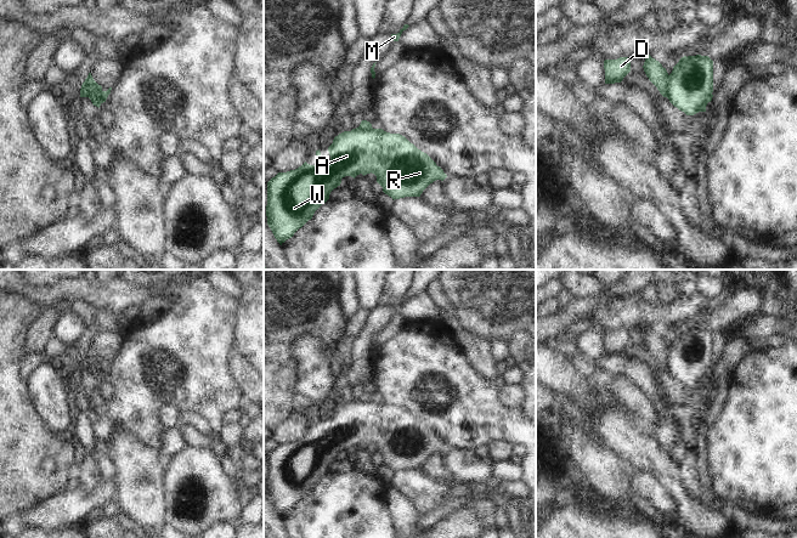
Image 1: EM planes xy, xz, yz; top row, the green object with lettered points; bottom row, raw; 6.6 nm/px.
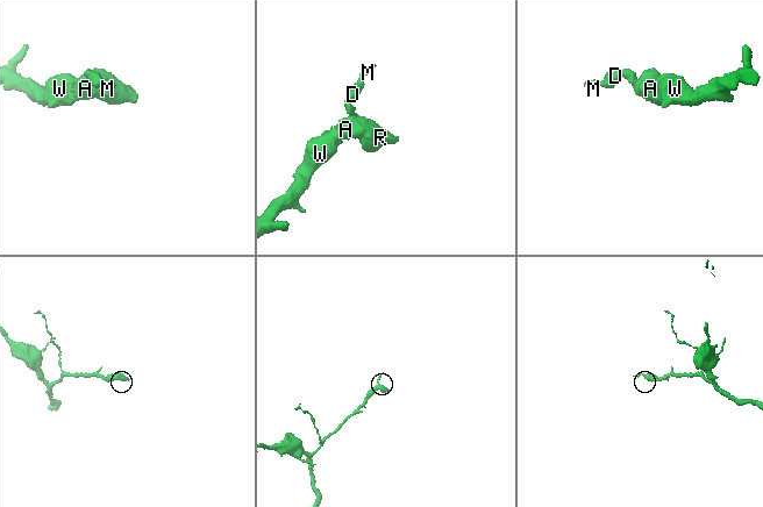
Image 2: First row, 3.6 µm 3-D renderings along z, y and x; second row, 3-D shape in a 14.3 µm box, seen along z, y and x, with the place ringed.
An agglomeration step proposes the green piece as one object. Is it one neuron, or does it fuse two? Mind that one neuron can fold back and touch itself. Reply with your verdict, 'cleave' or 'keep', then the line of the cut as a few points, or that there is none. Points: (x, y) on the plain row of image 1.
cleave; cut in yz along (668, 347), (666, 368)

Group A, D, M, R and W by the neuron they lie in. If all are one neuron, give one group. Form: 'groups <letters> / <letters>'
groups A R W / D M

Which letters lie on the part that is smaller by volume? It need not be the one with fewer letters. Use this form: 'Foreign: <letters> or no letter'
Foreign: D, M

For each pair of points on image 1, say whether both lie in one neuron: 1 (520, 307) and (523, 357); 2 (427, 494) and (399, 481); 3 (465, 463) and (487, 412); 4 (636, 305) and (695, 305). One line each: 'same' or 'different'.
1: different
2: same
3: different
4: same

